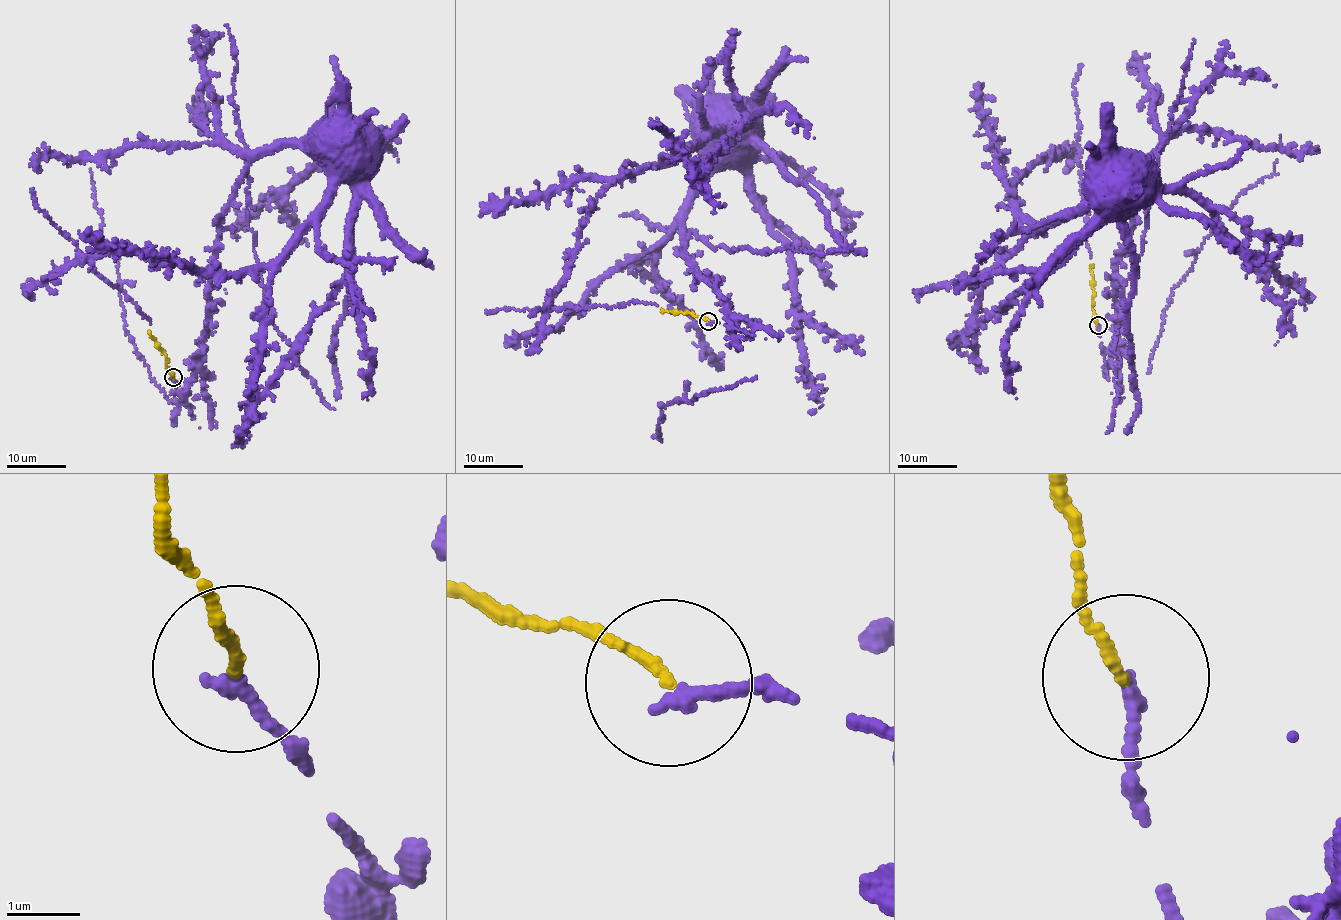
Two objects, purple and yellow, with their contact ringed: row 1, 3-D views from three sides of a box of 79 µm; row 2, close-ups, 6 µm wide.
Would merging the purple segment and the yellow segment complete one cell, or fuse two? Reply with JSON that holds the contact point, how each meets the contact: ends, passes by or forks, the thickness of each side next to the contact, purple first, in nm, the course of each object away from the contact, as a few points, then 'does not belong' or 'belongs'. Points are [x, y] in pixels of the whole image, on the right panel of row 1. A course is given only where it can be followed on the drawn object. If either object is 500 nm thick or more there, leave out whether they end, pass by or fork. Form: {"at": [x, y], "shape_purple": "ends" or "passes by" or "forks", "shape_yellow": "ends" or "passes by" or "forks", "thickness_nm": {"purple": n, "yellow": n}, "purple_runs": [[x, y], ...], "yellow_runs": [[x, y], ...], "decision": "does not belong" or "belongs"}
{"at": [1098, 325], "shape_purple": "ends", "shape_yellow": "ends", "thickness_nm": {"purple": 200, "yellow": 130}, "purple_runs": [[1098, 325], [1101, 345], [1109, 348], [1115, 335], [1115, 259], [1147, 168], [1125, 151], [1116, 157]], "yellow_runs": [[1097, 325], [1092, 308], [1093, 266]], "decision": "belongs"}

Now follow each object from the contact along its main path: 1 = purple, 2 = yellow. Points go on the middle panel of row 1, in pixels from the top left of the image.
1: (710, 321), (731, 332), (718, 291), (682, 256), (679, 233), (713, 116)
2: (708, 321), (687, 312), (662, 311)

